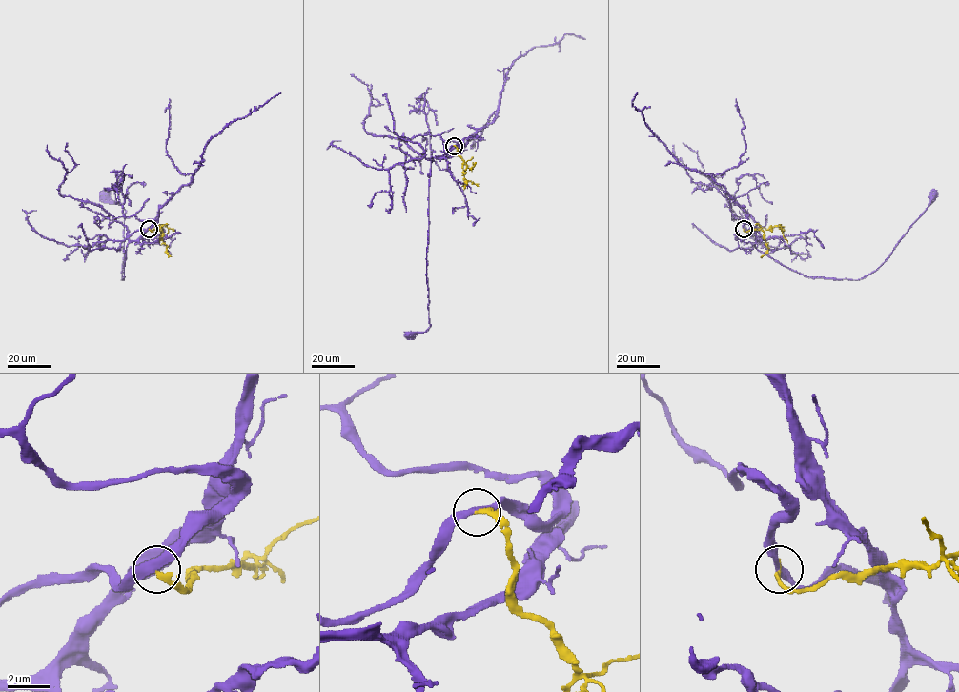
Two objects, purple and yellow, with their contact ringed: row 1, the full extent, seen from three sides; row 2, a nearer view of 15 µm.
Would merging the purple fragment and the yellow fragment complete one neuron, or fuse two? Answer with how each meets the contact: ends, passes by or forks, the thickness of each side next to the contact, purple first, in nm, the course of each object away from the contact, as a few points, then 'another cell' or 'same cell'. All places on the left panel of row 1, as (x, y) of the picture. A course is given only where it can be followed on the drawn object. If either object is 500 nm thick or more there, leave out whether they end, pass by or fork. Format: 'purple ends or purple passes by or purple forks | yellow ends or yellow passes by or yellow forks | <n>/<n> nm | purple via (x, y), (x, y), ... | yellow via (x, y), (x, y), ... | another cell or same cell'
purple passes by | yellow ends | 280/240 nm | purple via (149, 230), (133, 232), (129, 236), (122, 279), (125, 210), (105, 196) | yellow via (149, 230), (152, 232), (161, 226), (159, 242) | another cell

